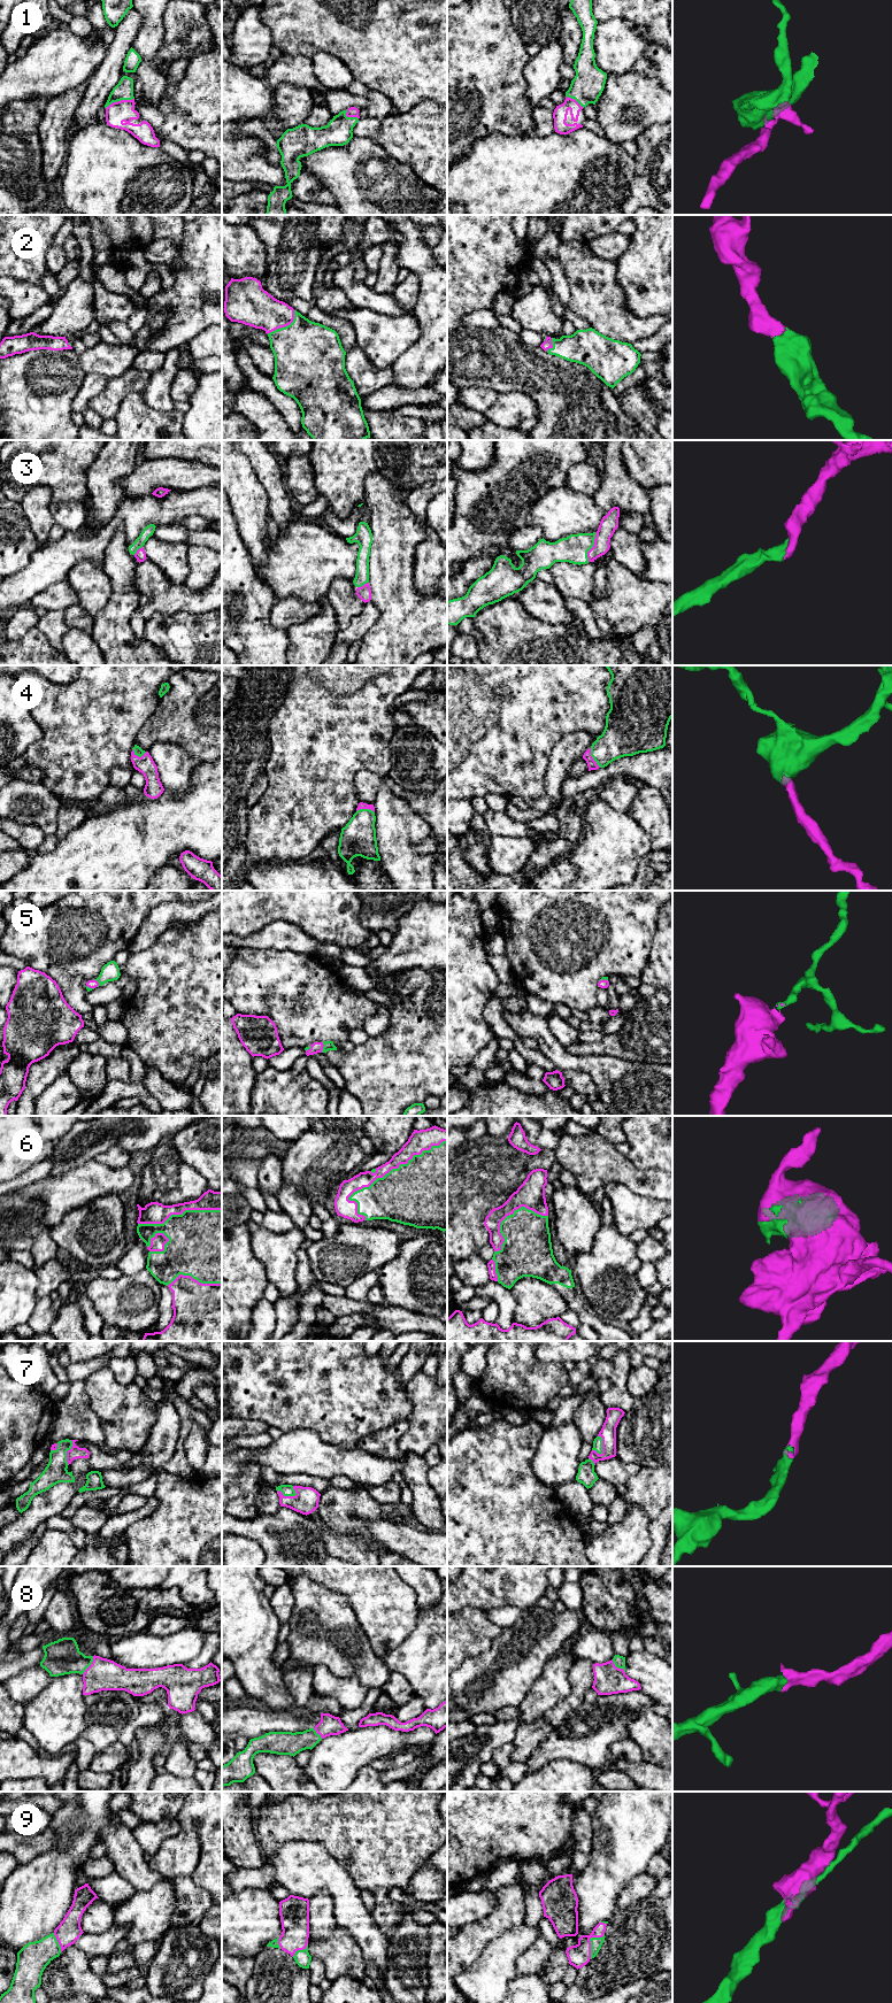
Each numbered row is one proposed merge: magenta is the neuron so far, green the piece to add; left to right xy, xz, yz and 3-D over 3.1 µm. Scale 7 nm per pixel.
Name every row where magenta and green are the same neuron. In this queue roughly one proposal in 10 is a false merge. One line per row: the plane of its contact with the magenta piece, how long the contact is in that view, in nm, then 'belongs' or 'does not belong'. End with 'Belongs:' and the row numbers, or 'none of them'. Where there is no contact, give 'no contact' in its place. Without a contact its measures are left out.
1: contact in xy; length 220 nm; belongs
2: contact in xz; length 260 nm; belongs
3: contact in yz; length 220 nm; belongs
4: contact in yz; length 150 nm; belongs
5: contact in xz; length 70 nm; belongs
6: contact in xz; length 800 nm; belongs
7: contact in yz; length 140 nm; belongs
8: contact in xy; length 150 nm; belongs
9: contact in yz; length 200 nm; belongs
Belongs: 1, 2, 3, 4, 5, 6, 7, 8, 9

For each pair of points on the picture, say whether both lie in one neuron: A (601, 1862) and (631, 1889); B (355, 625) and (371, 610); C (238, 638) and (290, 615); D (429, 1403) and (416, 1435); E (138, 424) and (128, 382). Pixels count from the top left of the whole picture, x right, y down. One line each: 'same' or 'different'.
A: different
B: same
C: different
D: same
E: different

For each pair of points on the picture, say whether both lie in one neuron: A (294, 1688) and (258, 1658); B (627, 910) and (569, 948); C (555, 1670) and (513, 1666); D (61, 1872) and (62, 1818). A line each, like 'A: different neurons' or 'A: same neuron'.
A: different neurons
B: same neuron
C: different neurons
D: same neuron

